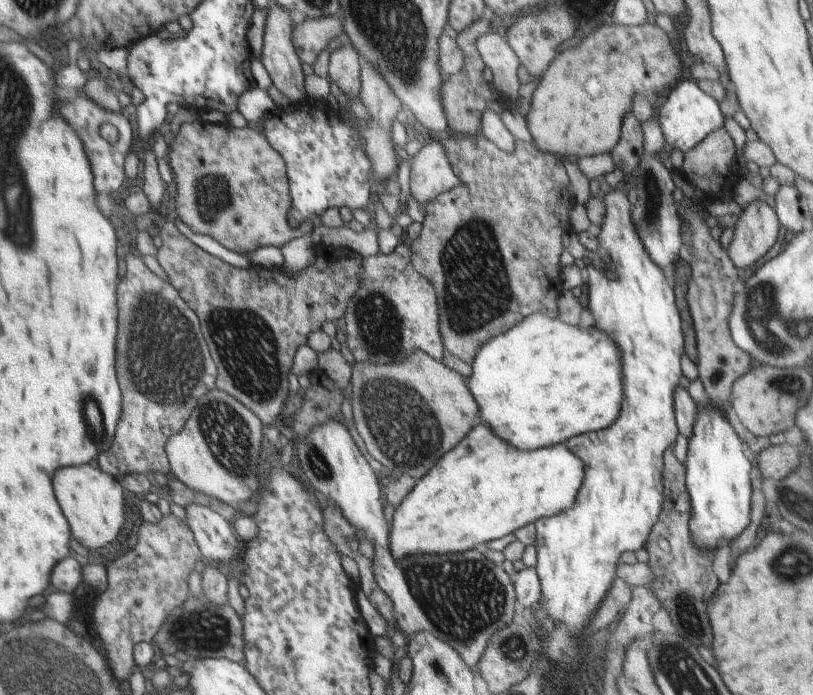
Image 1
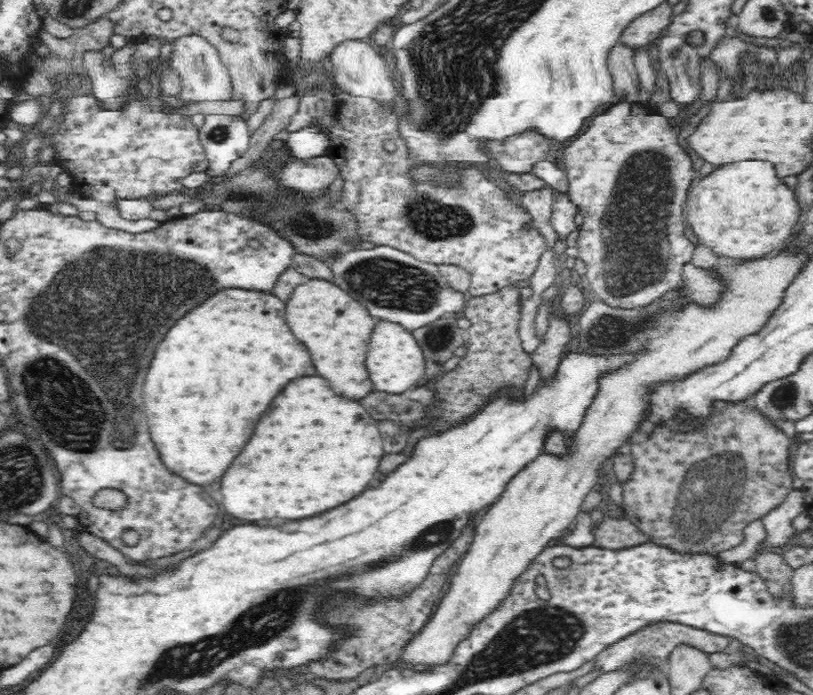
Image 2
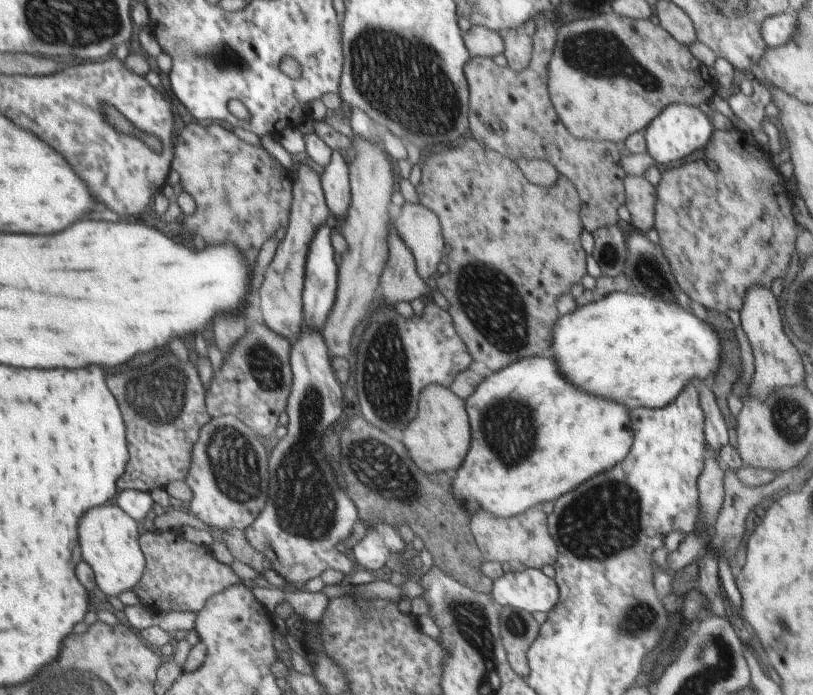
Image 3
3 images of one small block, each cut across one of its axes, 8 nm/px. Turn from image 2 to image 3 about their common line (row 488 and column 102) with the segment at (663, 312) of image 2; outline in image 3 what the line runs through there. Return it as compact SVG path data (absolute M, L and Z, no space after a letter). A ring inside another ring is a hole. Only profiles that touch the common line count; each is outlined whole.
M118 502L91 508L81 518L79 540L83 558L93 568L98 589L105 595L117 597L131 590L145 574L147 560L140 545L141 535L137 521Z

